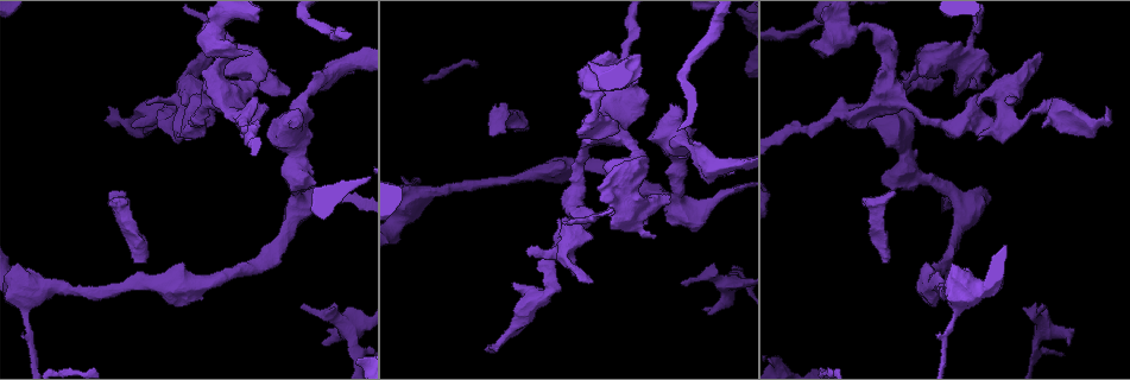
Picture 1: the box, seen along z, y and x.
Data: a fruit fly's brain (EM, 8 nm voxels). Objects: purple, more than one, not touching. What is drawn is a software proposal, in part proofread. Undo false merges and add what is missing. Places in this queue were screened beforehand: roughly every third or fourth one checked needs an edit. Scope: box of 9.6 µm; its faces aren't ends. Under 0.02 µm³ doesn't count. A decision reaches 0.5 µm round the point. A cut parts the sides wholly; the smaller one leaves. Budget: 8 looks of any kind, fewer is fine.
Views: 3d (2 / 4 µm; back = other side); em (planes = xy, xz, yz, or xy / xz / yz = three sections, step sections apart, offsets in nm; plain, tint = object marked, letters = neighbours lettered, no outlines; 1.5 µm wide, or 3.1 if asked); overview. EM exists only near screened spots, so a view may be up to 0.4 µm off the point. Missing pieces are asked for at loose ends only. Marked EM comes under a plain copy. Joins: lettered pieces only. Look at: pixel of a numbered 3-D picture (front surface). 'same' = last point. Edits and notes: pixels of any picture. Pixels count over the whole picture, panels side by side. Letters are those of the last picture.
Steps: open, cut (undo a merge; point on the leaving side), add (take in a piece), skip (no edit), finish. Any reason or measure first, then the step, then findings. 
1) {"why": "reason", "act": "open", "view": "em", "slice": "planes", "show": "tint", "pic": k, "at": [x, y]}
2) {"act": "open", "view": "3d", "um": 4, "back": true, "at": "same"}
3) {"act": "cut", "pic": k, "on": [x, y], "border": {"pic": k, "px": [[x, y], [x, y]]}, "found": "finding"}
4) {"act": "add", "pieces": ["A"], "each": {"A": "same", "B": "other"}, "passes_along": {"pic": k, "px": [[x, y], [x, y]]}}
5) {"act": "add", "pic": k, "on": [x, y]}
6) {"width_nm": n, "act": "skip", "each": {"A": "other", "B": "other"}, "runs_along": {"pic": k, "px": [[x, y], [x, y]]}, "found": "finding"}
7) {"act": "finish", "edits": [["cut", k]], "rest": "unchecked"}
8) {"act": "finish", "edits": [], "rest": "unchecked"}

{"why": "thick end", "act": "open", "view": "em", "slice": "yz", "step": 8, "show": "tint", "pic": 1, "at": [670, 105]}

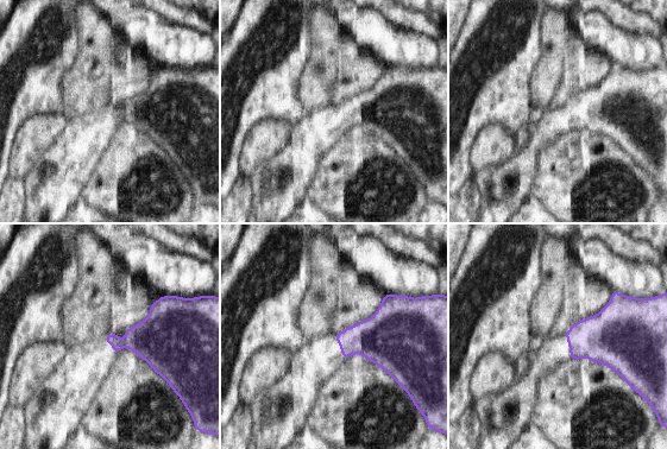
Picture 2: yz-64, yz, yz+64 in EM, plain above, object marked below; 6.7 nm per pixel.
{"act": "open", "view": "em", "slice": "planes", "show": "letters", "at": "same"}

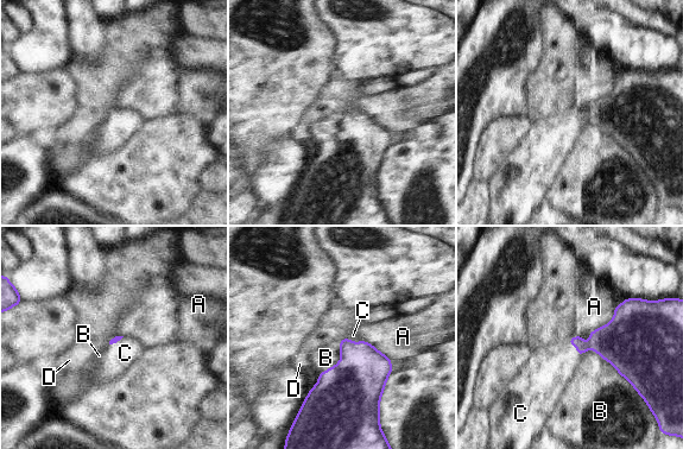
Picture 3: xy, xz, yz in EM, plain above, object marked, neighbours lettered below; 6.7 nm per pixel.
{"act": "add", "pieces": ["C"], "each": {"A": "other", "B": "other", "C": "same", "D": "other"}, "passes_along": {"pic": 3, "px": [[612, 342], [576, 347], [549, 370]]}, "found": "it goes on there"}

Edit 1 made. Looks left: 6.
{"why": "a narrow waist", "act": "open", "view": "em", "slice": "planes", "show": "letters", "pic": 1, "at": [545, 267]}

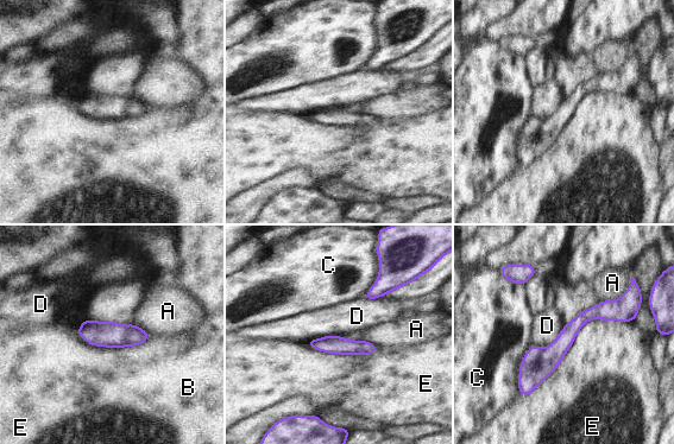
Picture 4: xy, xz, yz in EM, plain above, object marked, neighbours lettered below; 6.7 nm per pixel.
{"act": "skip", "each": {"A": "other", "B": "other", "C": "other", "D": "other", "E": "other"}, "found": "continuous, no second neuron"}

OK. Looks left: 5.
{"why": "free end", "act": "open", "view": "3d", "um": 4, "pic": 1, "at": [109, 108]}

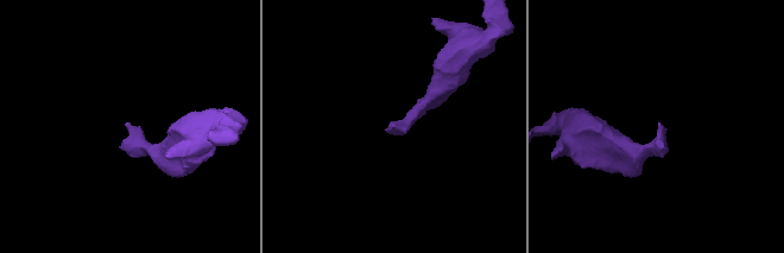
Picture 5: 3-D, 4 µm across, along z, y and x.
{"why": "now the EM", "act": "open", "view": "em", "slice": "xz", "step": 4, "show": "tint", "pic": 5, "at": [127, 126]}

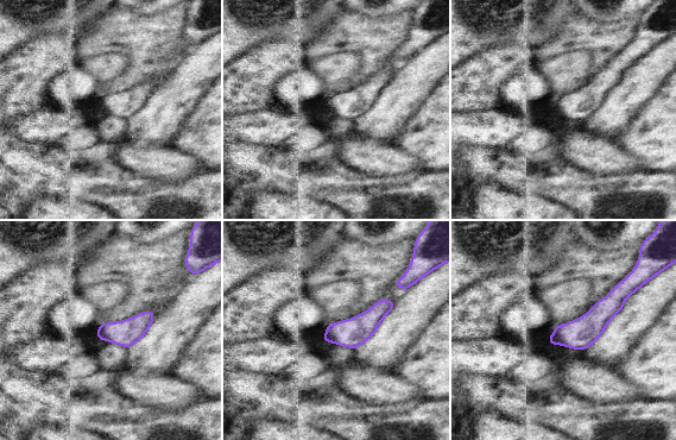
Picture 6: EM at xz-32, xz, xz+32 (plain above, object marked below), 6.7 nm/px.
{"act": "open", "view": "em", "slice": "planes", "show": "letters", "at": "same"}

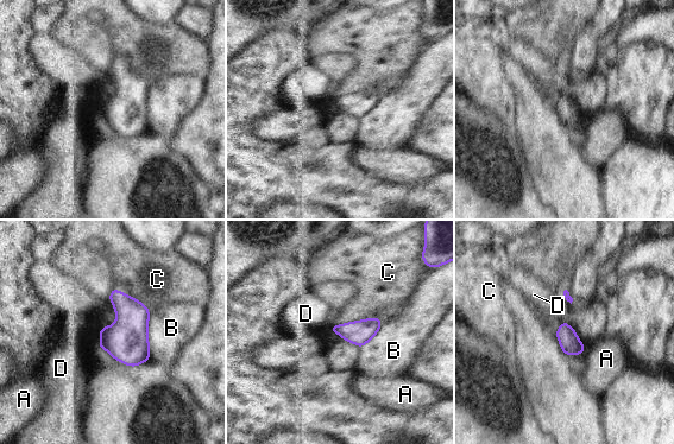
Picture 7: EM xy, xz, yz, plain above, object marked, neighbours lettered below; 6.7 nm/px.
{"act": "skip", "each": {"A": "other", "B": "other", "C": "other", "D": "other"}, "border": {"pic": 7, "px": [[382, 322], [366, 317], [333, 325]]}, "found": "no lettered piece goes on from it"}

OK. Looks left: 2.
{"act": "finish", "edits": [["add", 3]], "rest": "unchecked"}

